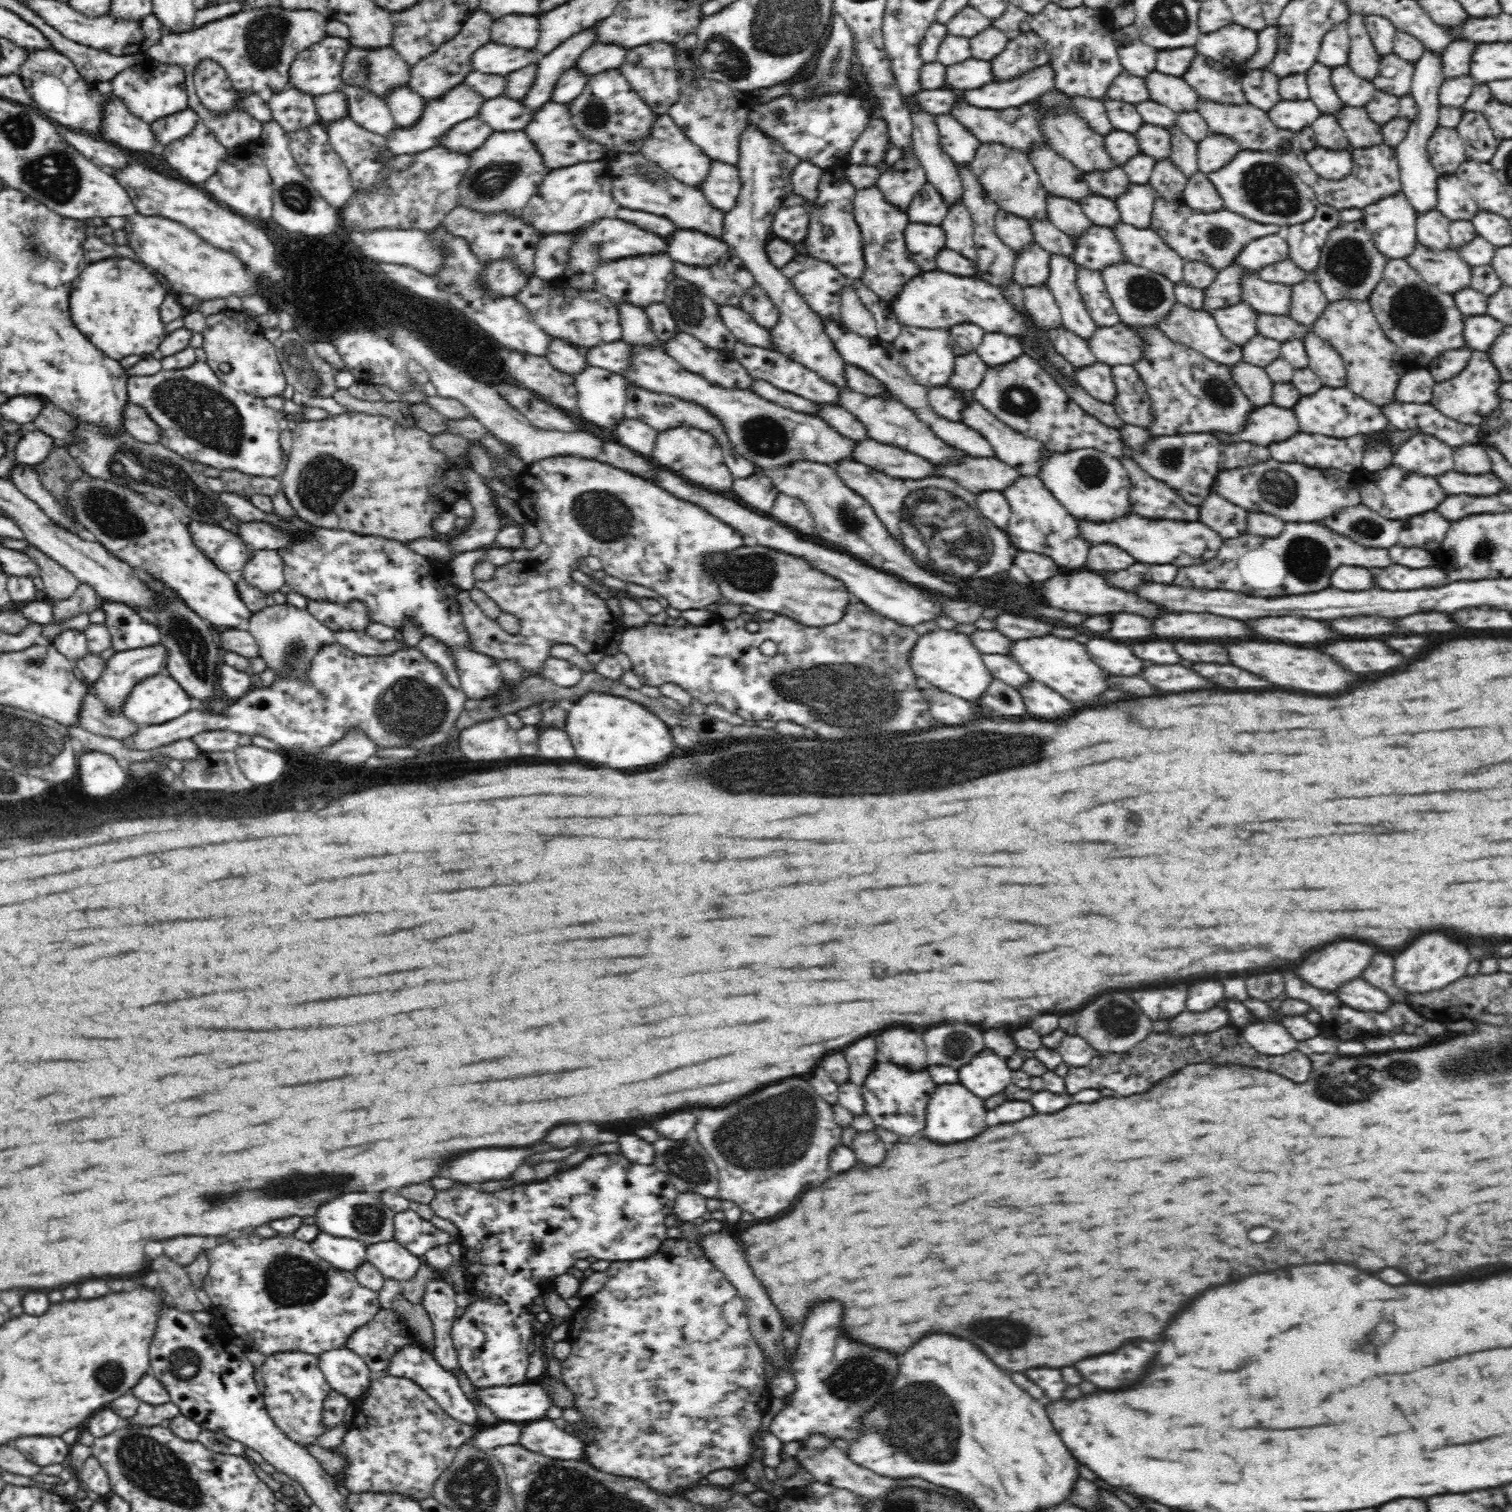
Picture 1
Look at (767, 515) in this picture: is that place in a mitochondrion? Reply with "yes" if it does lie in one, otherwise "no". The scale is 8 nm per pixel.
no

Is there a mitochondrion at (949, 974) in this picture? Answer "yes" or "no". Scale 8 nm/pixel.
no

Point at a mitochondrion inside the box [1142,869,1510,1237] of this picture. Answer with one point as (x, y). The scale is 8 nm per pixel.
(1370, 1080)

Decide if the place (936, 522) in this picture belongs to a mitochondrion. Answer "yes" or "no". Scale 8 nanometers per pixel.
yes

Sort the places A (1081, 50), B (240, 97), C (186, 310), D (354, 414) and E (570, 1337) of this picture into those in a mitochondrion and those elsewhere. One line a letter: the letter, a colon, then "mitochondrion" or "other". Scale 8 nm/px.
A: other
B: other
C: other
D: other
E: other

